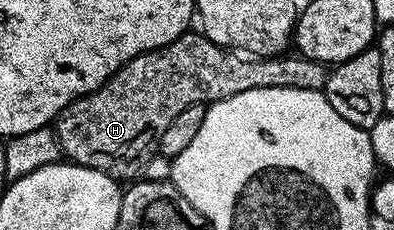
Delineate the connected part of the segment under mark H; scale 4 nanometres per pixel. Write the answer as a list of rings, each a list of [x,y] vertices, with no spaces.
[[[188,30],[169,45],[141,53],[129,60],[116,75],[108,79],[96,91],[75,99],[54,120],[53,130],[58,139],[59,150],[70,162],[97,169],[116,181],[131,181],[142,172],[143,167],[157,154],[159,138],[177,113],[185,113],[189,105],[210,105],[225,101],[237,93],[249,89],[313,89],[322,91],[327,83],[328,64],[306,59],[298,53],[284,53],[256,57],[238,49],[222,47],[209,41],[198,30]]]

